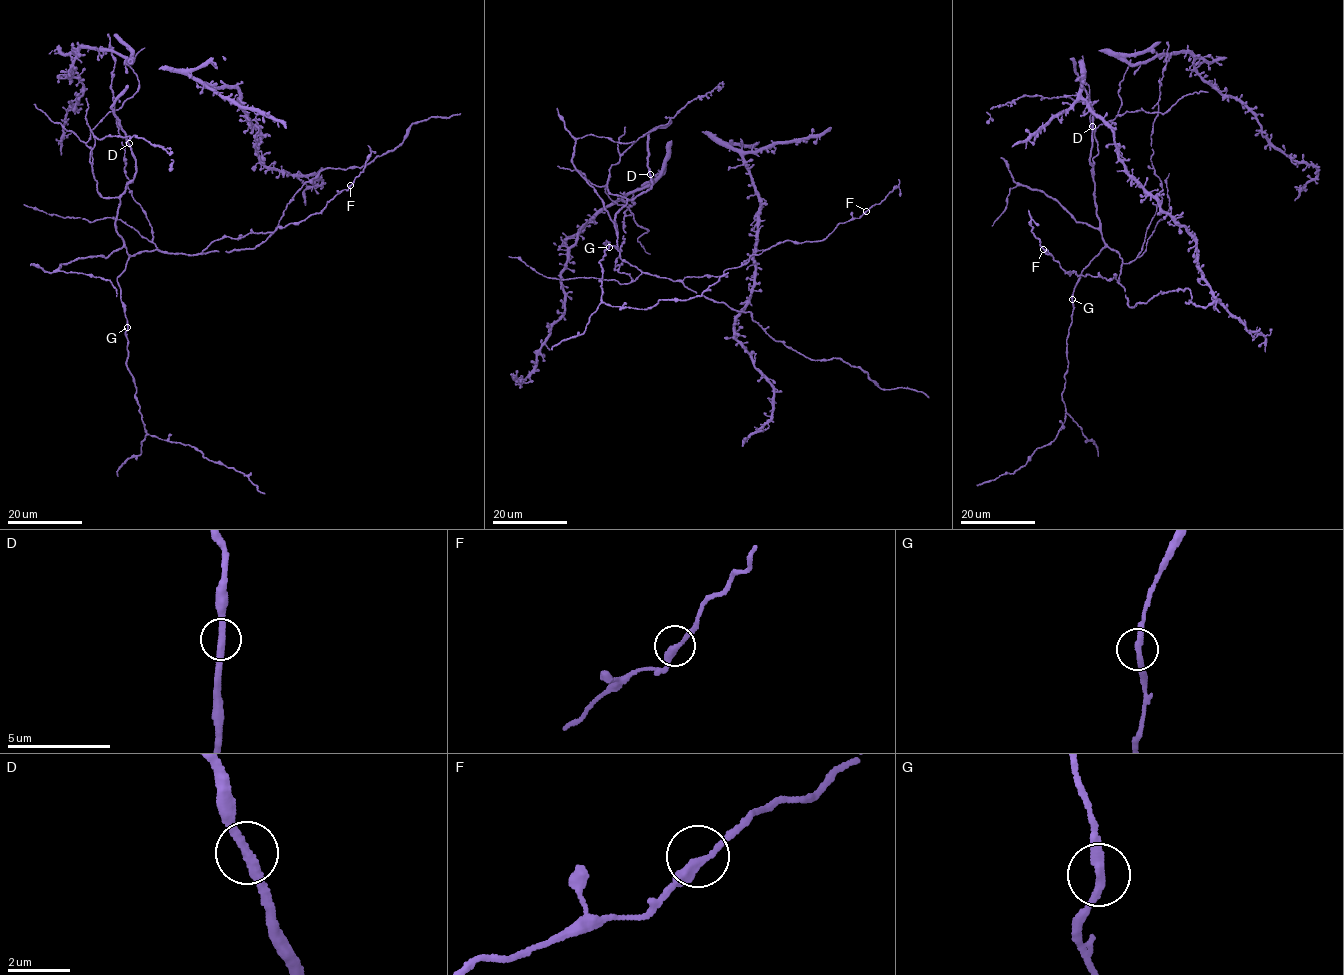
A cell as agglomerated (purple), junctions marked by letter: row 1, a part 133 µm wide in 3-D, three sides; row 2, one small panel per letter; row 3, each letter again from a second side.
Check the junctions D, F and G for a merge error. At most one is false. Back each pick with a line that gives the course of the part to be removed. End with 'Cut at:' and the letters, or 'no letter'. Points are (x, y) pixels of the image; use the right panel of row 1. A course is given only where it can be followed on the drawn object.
Cut at: no letter

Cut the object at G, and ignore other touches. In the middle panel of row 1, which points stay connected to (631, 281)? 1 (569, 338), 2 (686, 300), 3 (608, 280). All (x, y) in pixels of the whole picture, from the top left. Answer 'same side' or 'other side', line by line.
1: other side
2: other side
3: same side

